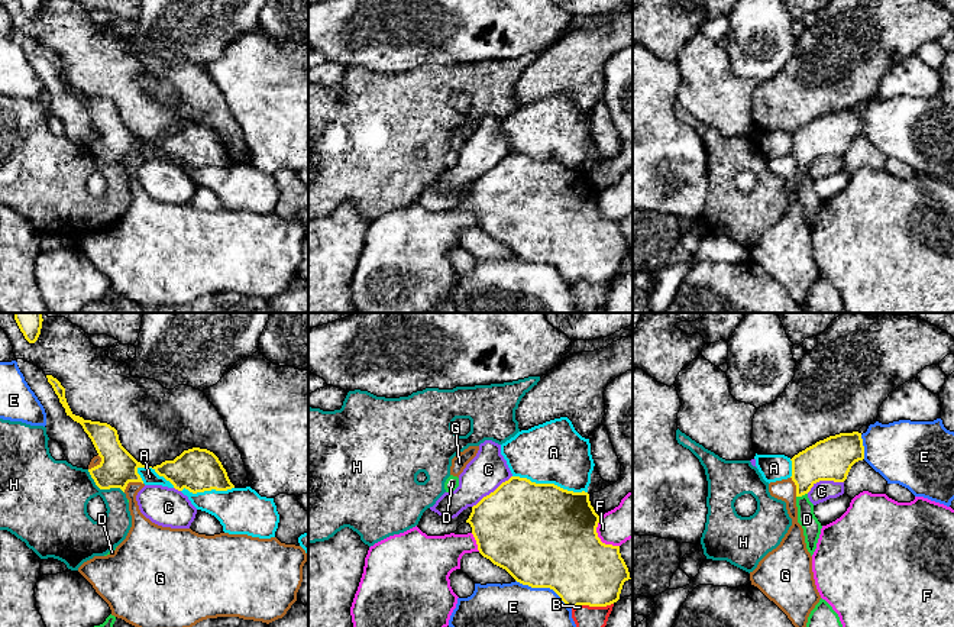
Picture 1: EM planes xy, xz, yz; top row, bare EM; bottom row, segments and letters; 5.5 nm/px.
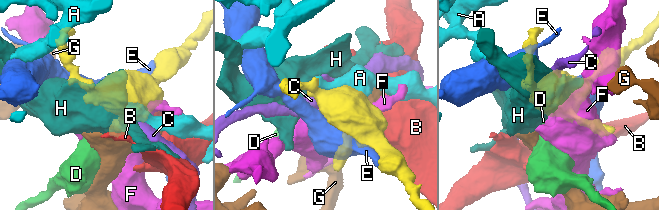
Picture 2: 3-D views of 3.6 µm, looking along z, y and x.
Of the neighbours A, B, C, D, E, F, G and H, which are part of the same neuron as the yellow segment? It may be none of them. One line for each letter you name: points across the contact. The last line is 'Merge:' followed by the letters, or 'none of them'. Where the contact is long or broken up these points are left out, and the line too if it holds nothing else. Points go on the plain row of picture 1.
D: way yz (827, 135), (804, 158), (801, 171), (807, 194)
Merge: D

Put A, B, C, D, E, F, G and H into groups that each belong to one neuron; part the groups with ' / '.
A / B / C / D / E / F / G / H

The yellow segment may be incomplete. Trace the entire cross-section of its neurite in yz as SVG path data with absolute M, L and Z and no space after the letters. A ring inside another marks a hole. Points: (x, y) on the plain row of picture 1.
M861 109L830 111L795 130L792 156L796 161L798 198L803 204L806 224L814 230L821 210L821 198L808 174L811 164L819 156L844 158L851 142L864 135Z

